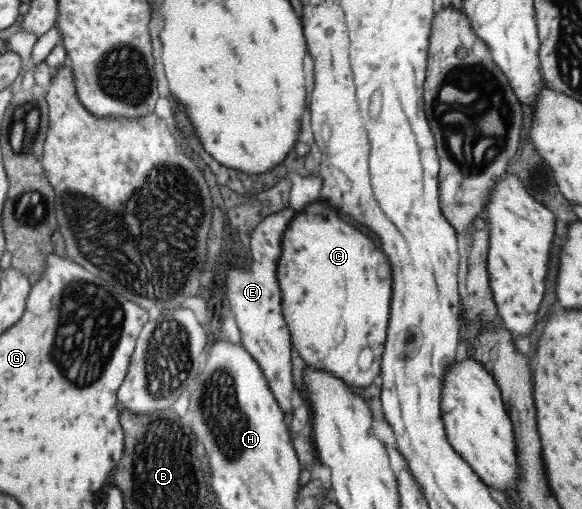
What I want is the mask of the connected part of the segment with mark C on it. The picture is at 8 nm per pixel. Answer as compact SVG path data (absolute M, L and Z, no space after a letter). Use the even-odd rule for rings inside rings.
M317 199L316 201L310 202L302 210L296 211L293 219L286 227L283 240L281 241L280 259L278 260L277 266L277 279L281 290L282 314L290 331L291 343L296 347L296 350L298 350L306 365L328 371L334 376L341 378L350 386L366 387L372 384L376 376L381 374L381 360L387 337L392 296L392 268L384 251L372 243L368 239L368 235L364 235L360 230L346 224L344 220L338 218L338 211L340 210L335 209L330 202Z

